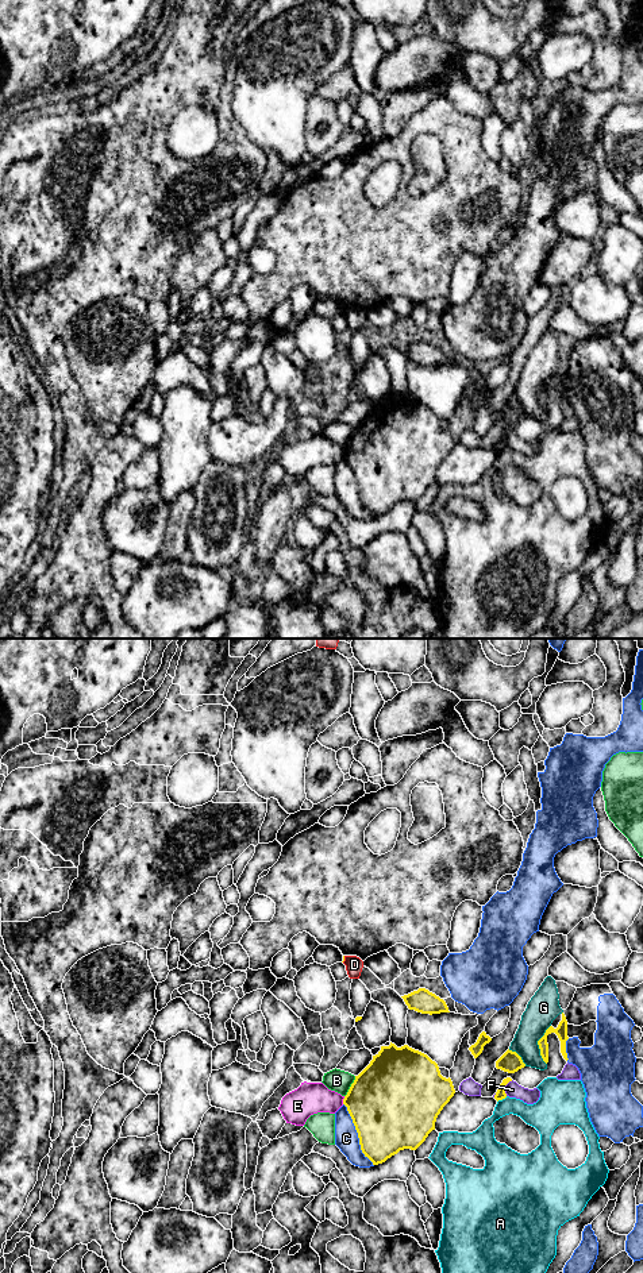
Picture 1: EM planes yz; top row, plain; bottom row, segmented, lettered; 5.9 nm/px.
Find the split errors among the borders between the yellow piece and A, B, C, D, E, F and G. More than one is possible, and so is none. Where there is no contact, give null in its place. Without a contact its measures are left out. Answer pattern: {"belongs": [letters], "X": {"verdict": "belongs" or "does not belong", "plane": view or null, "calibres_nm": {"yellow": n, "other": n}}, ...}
{"belongs": [], "A": {"verdict": "does not belong", "plane": "yz", "calibres_nm": {"yellow": 60, "other": 160}}, "B": {"verdict": "does not belong", "plane": "yz", "calibres_nm": {"yellow": 500, "other": 130}}, "C": {"verdict": "does not belong", "plane": "yz", "calibres_nm": {"yellow": 480, "other": 140}}, "D": {"verdict": "does not belong", "plane": "yz", "calibres_nm": {"yellow": 20, "other": 100}}, "E": {"verdict": "does not belong", "plane": "yz", "calibres_nm": {"yellow": 460, "other": 190}}, "F": {"verdict": "does not belong", "plane": "yz", "calibres_nm": {"yellow": 60, "other": 90}}, "G": {"verdict": "does not belong", "plane": "yz", "calibres_nm": {"yellow": 70, "other": 190}}}

